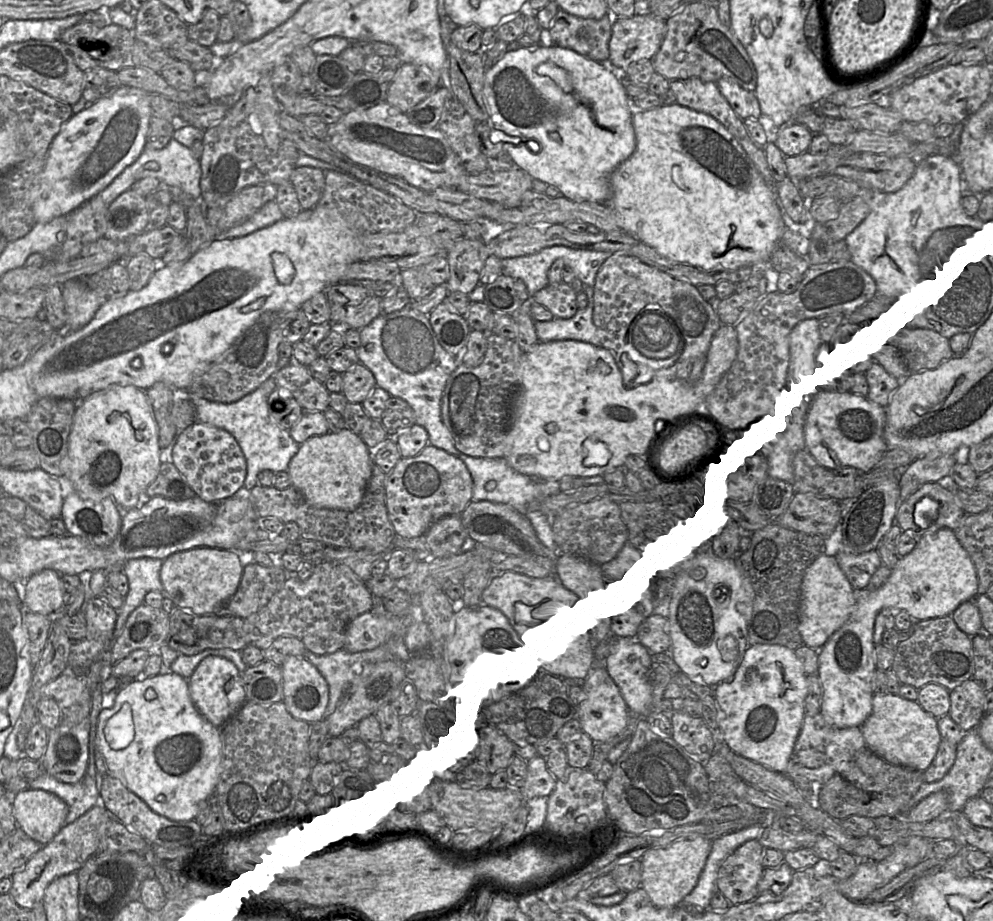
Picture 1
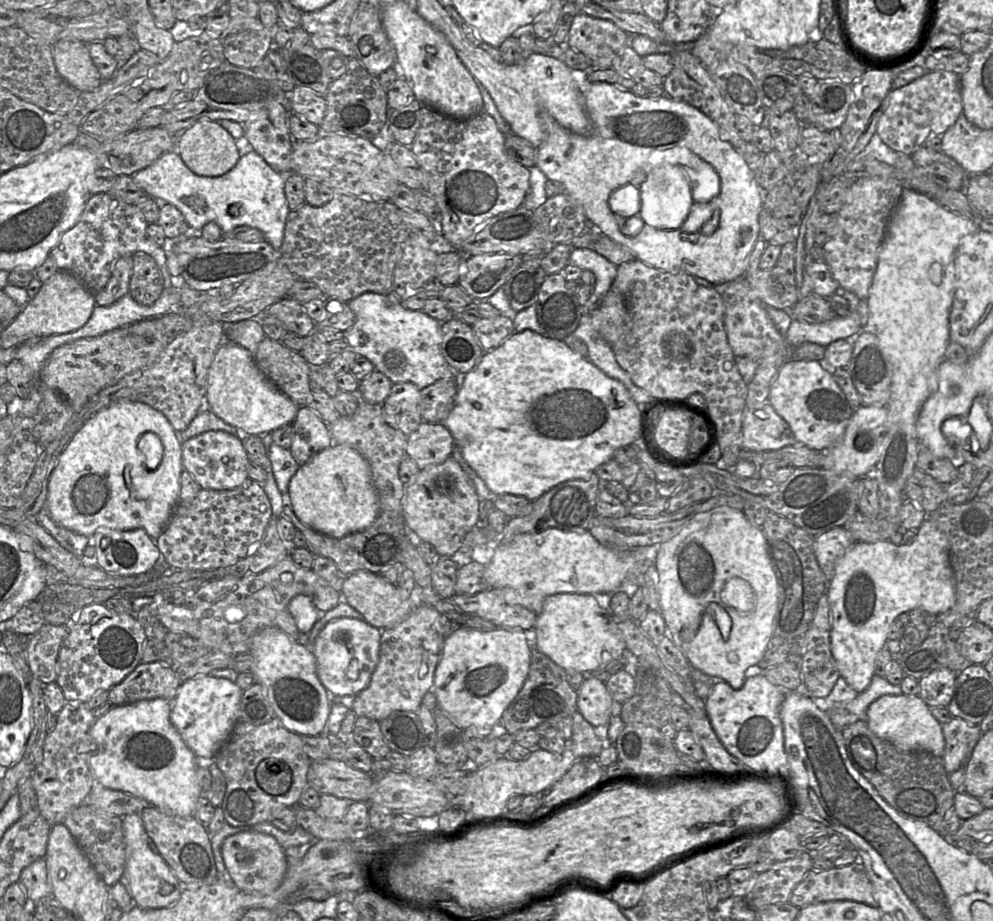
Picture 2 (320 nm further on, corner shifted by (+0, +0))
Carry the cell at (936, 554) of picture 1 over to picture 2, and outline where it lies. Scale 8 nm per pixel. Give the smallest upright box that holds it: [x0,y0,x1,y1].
[827,518,956,693]

